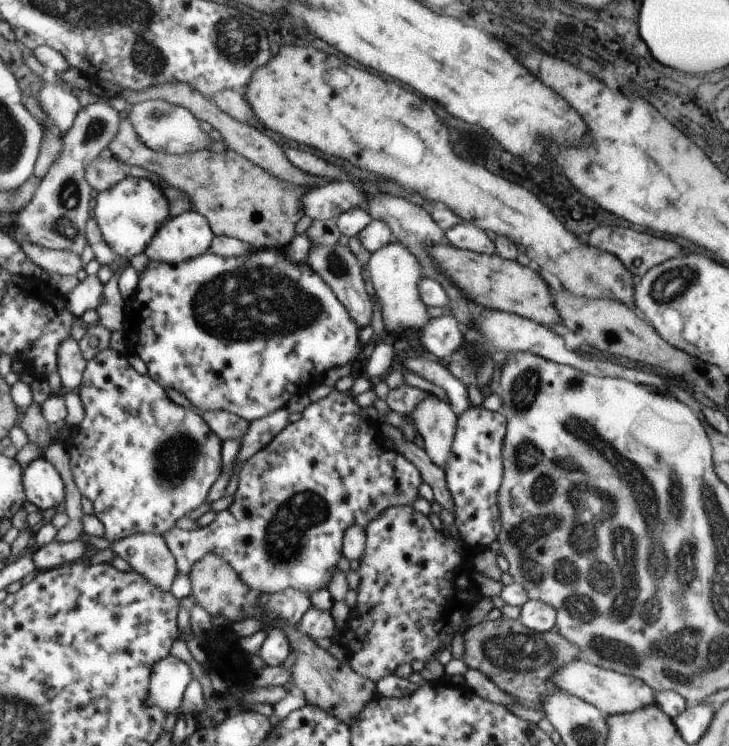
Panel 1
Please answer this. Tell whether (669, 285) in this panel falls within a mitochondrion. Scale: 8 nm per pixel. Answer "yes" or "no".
yes

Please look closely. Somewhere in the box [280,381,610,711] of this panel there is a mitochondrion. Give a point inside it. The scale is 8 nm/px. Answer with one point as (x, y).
(499, 654)

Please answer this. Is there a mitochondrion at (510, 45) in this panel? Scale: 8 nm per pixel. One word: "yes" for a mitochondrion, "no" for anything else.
no

